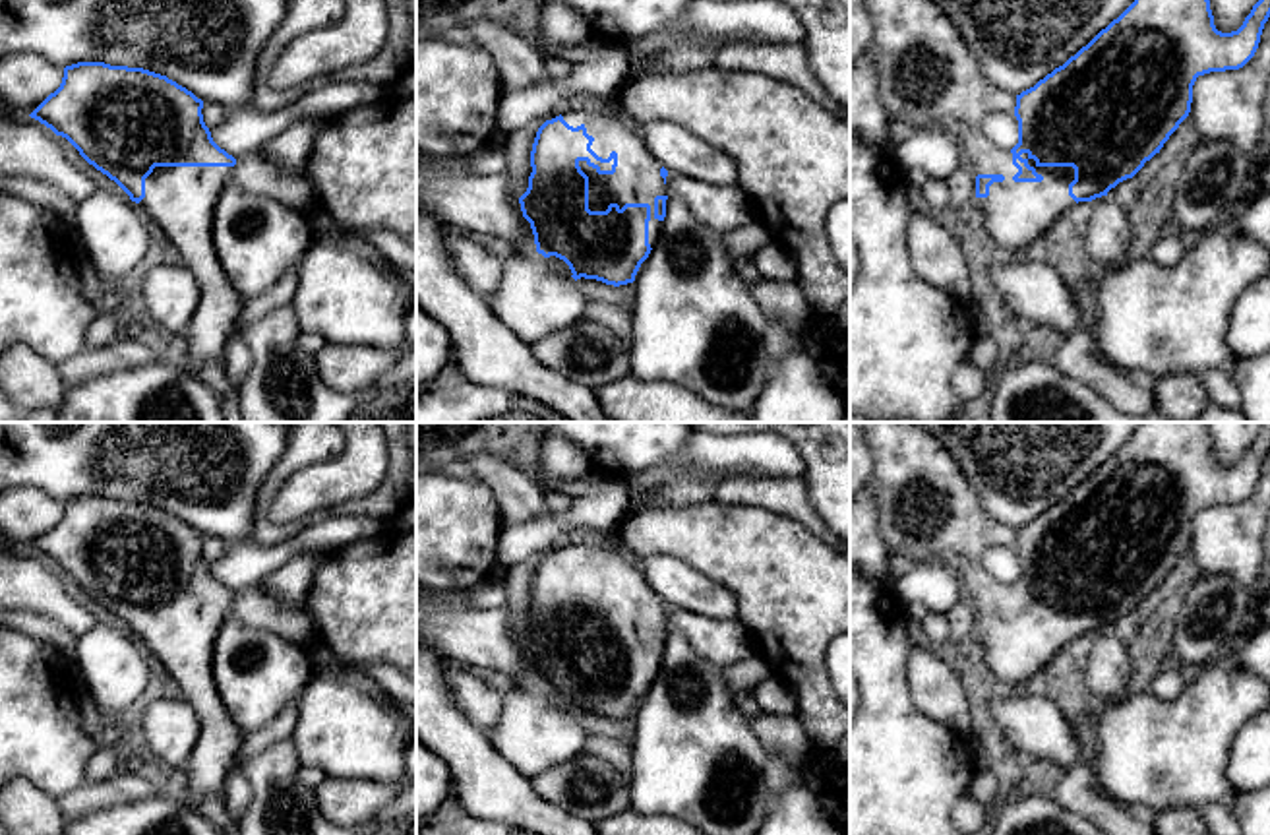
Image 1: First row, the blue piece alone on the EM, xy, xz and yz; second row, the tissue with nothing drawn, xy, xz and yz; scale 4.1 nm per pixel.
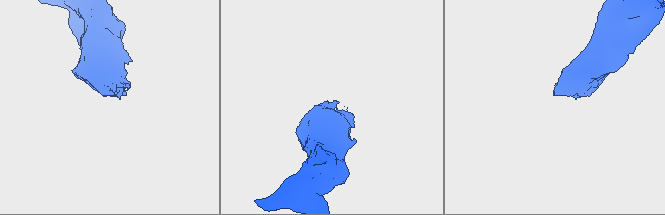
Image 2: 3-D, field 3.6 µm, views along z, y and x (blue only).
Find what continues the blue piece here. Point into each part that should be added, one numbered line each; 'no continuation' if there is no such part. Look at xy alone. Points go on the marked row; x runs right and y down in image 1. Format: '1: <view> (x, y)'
1: xy (181, 200)

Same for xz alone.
1: xz (637, 179)

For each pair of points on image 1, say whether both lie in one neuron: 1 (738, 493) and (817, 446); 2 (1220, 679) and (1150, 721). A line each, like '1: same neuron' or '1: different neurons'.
1: different neurons
2: same neuron

